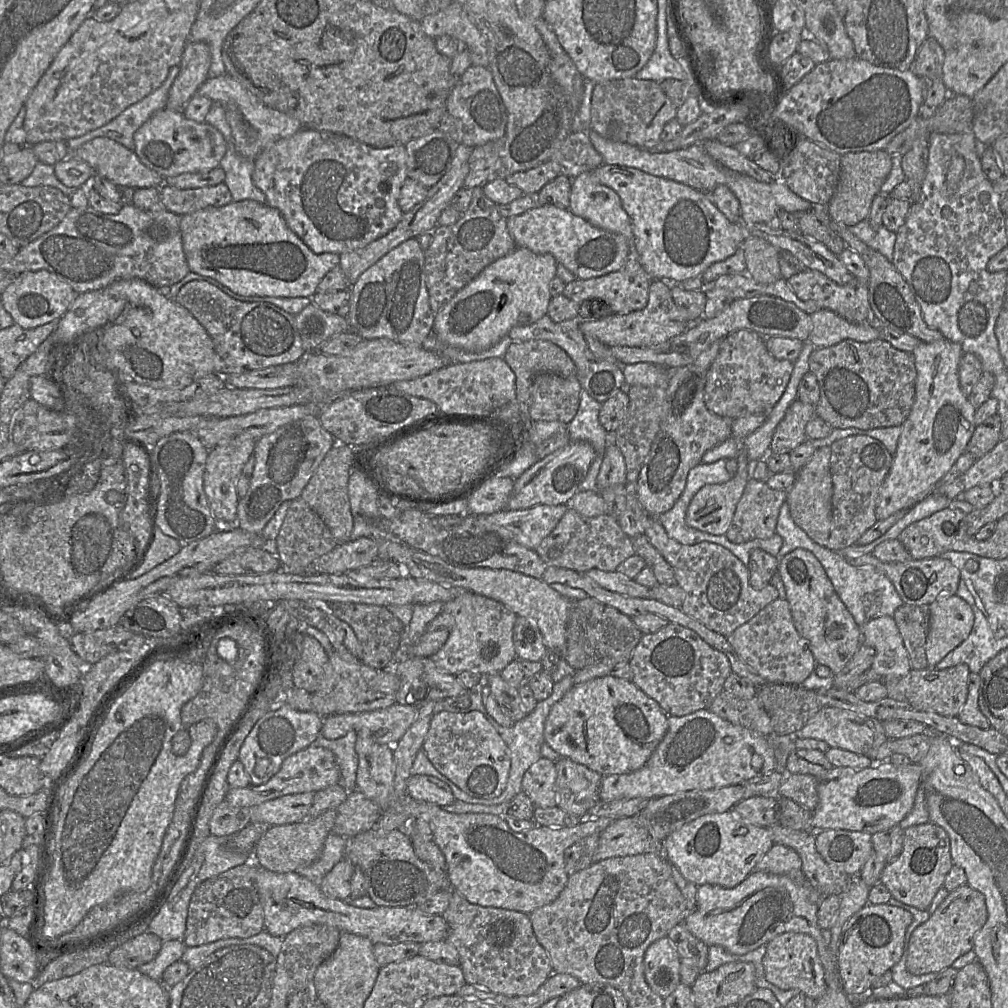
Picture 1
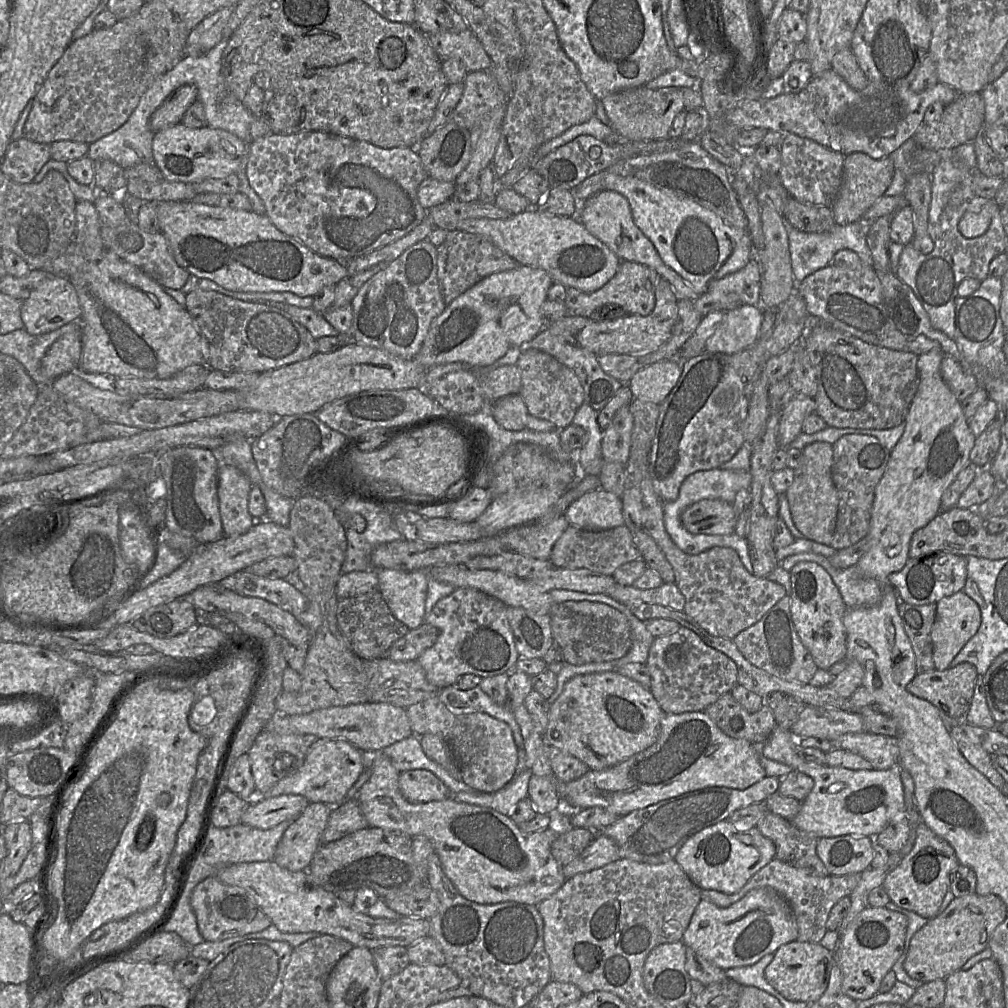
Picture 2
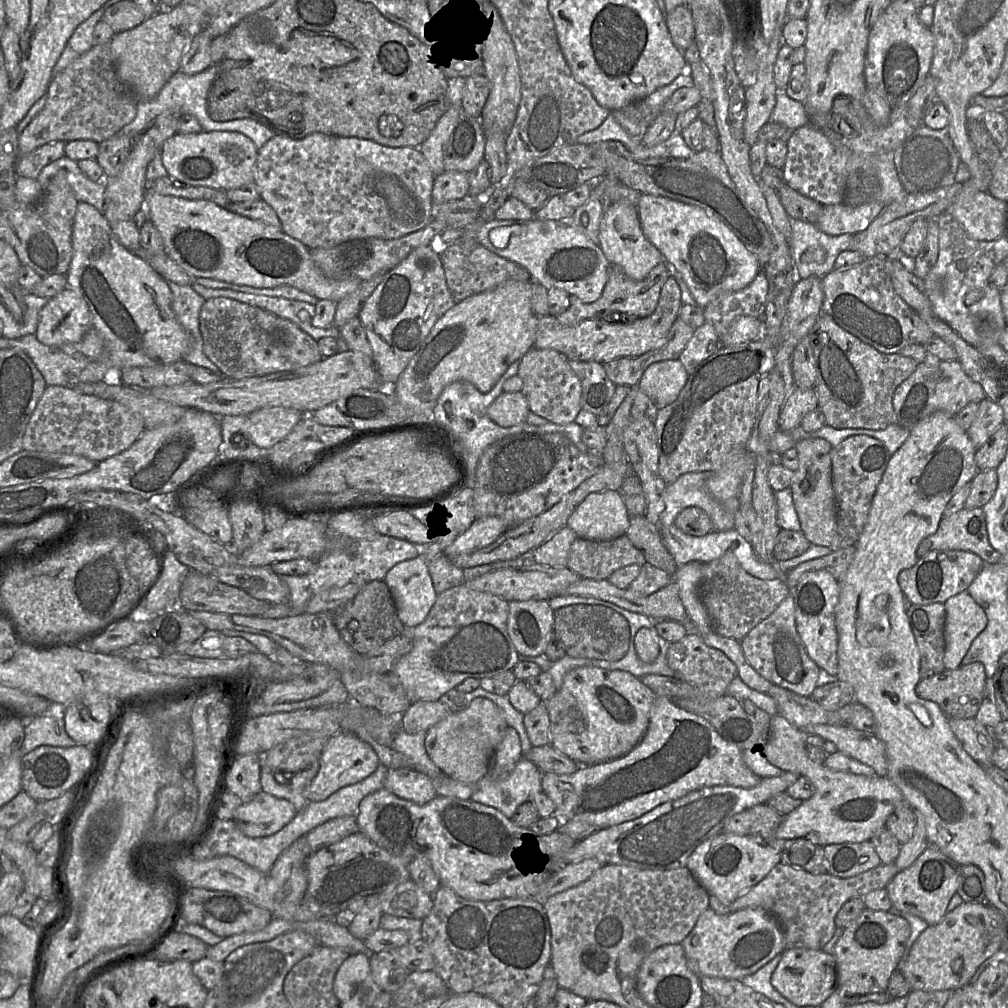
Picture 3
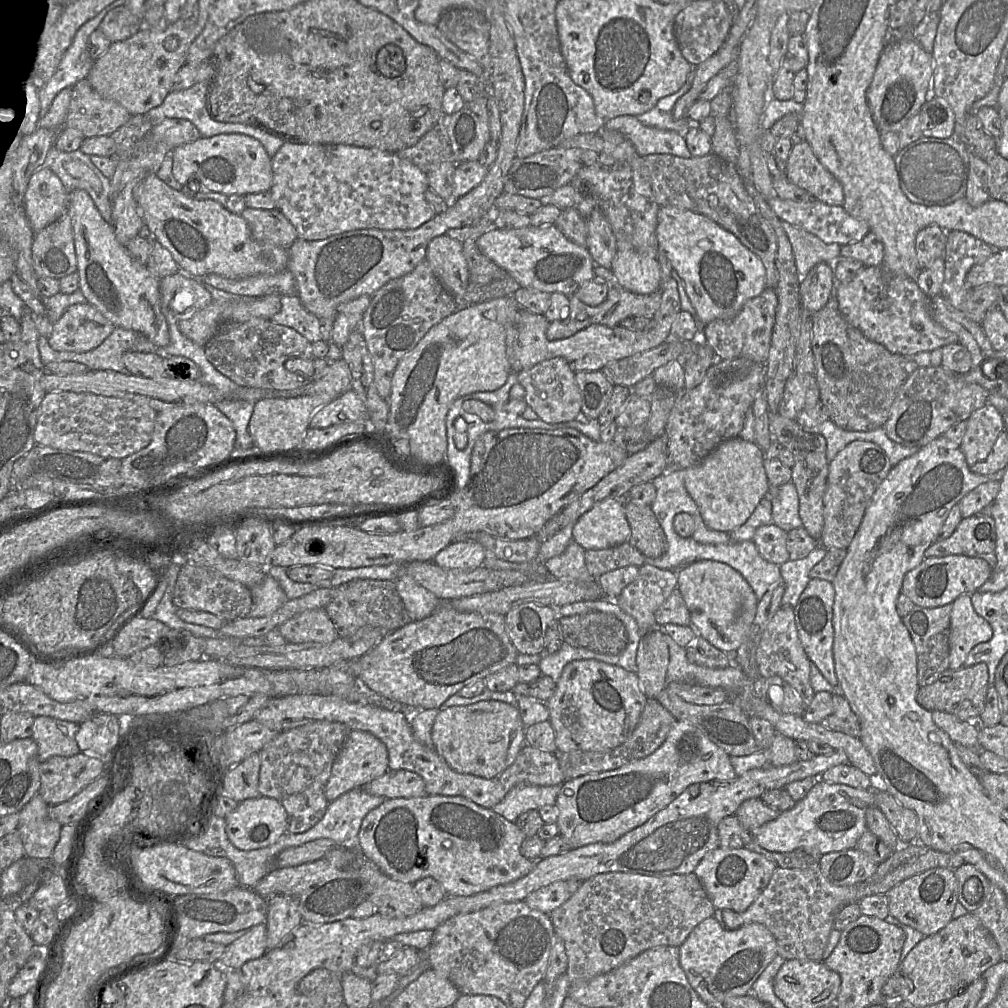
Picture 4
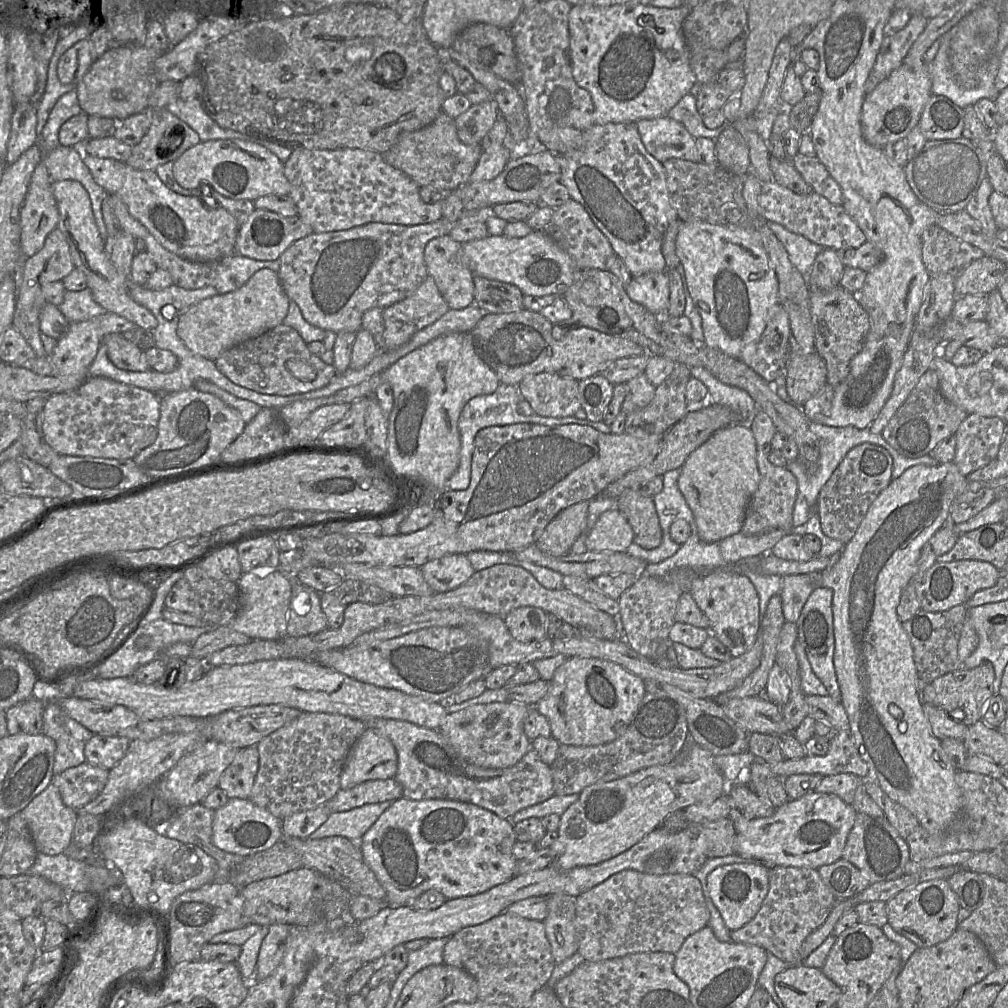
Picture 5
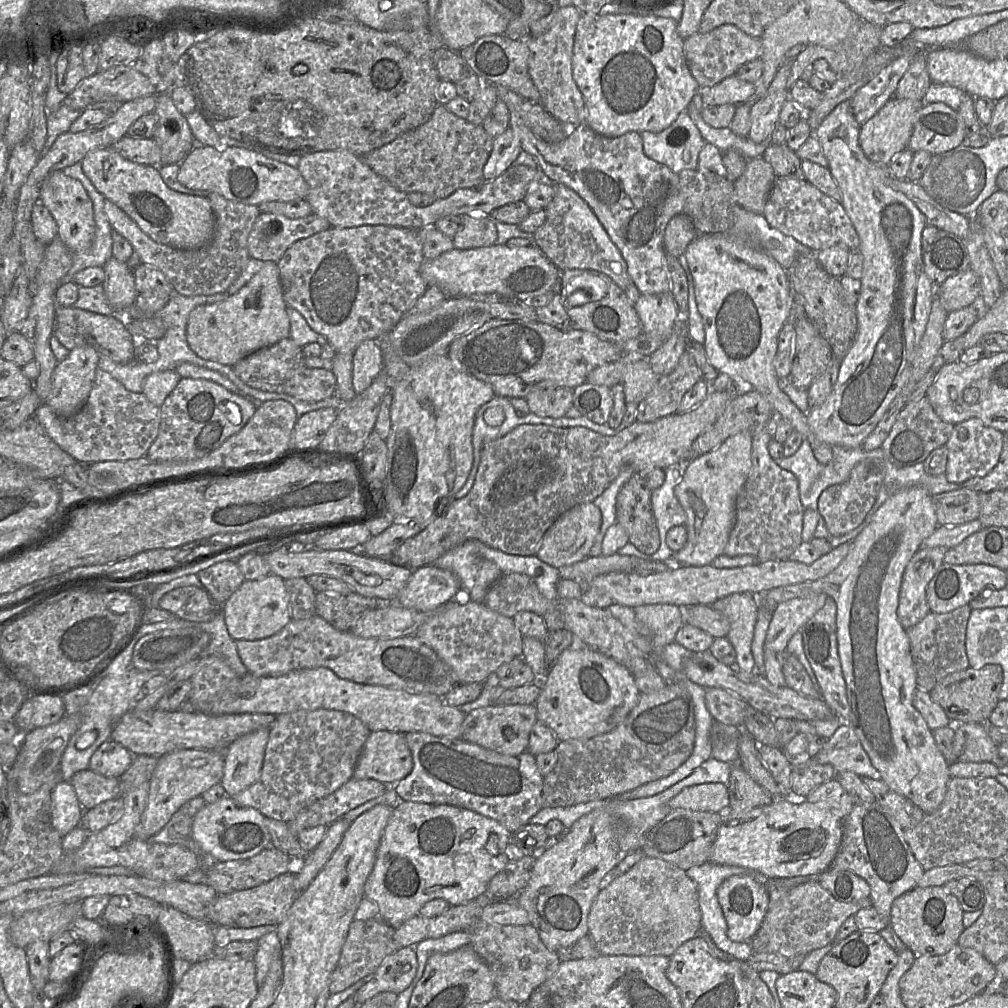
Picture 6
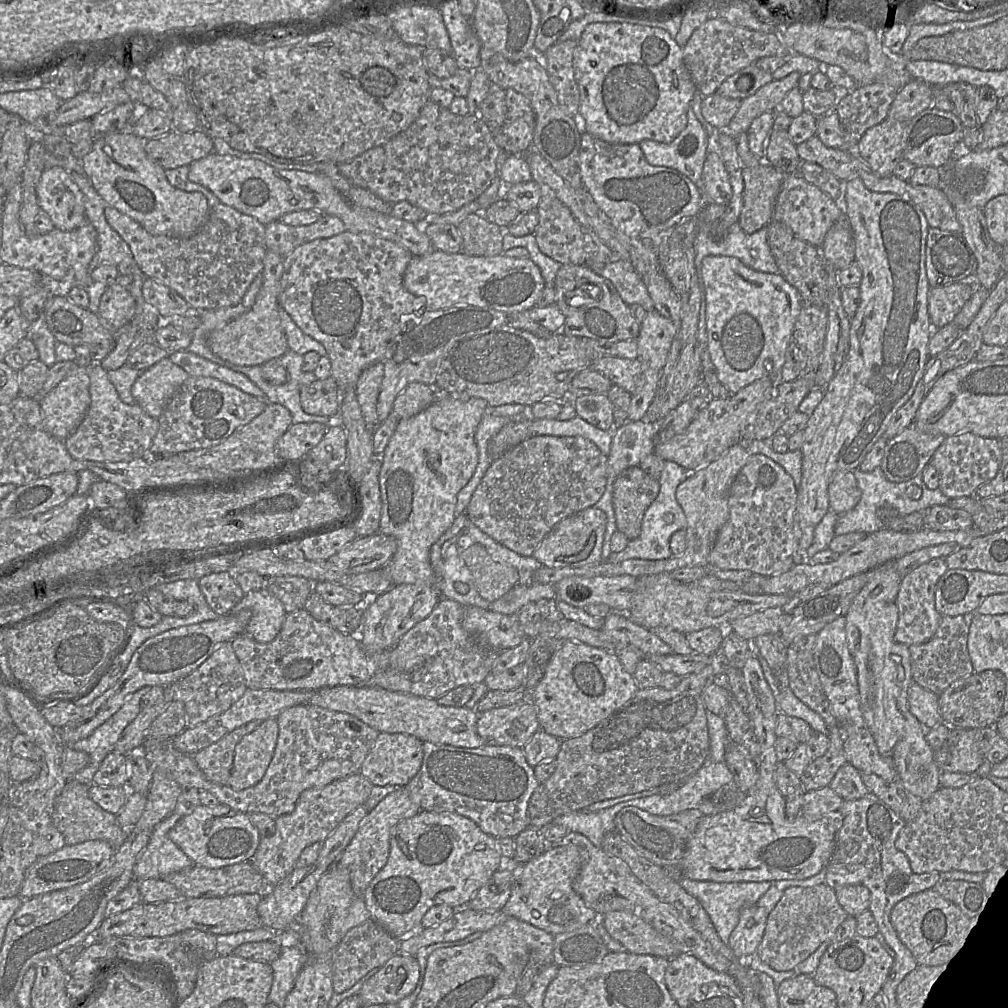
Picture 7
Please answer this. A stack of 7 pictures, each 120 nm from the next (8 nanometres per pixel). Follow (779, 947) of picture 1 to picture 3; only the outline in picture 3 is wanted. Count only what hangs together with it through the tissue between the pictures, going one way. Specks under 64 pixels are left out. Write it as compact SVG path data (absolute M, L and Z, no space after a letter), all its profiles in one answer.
M785 949L771 976L771 984L785 999L798 1007L820 1006L837 990L837 964L833 954L823 950Z

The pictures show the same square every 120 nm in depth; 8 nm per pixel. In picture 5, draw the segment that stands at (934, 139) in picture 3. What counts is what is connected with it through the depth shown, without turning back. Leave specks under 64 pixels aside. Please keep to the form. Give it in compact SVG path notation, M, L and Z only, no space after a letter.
M927 140L917 155L903 167L906 180L917 198L940 214L965 210L977 193L981 182L988 177L983 152L970 140Z

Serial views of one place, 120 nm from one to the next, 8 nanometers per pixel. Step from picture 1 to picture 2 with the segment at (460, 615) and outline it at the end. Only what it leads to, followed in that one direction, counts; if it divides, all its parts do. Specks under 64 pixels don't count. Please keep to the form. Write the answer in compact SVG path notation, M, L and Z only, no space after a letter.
M456 588L437 602L424 621L438 628L439 636L433 646L426 649L417 659L425 671L427 680L438 690L454 685L465 674L481 678L510 673L520 659L513 633L508 621L508 606L495 597L474 588Z

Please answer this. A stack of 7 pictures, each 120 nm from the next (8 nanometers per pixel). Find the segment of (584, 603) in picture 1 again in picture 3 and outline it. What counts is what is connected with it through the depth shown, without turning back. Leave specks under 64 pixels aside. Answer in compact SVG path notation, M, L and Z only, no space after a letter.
M572 604L554 610L553 630L561 640L565 655L606 661L622 659L630 643L625 619L601 604Z

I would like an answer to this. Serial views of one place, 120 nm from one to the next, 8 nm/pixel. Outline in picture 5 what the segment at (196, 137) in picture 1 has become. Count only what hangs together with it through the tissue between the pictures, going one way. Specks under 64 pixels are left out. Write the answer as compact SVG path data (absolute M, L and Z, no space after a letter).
M227 139L199 142L186 150L173 163L173 174L184 189L196 191L202 184L209 185L220 194L233 199L255 199L266 195L289 195L291 186L284 174L284 163L263 145L249 140Z

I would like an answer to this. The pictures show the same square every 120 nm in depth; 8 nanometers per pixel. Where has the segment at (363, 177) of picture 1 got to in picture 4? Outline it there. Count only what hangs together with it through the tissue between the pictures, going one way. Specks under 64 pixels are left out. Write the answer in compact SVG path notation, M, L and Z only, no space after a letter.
M285 141L272 157L272 171L270 193L277 209L296 228L298 239L323 240L359 229L411 230L436 215L425 199L425 191L429 188L427 174L396 153L344 144Z

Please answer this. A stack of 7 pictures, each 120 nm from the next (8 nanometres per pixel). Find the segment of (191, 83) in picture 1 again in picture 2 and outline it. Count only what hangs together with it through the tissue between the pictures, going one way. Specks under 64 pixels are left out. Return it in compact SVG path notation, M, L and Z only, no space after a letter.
M184 85L168 96L162 105L152 114L149 121L155 133L182 121L187 109L198 99L195 85Z

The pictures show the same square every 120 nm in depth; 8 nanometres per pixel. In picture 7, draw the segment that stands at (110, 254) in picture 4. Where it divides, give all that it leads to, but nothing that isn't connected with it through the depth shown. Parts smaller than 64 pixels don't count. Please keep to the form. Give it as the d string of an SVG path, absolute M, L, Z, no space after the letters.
M63 167L45 169L36 194L40 209L48 214L55 228L72 231L86 221L84 194Z

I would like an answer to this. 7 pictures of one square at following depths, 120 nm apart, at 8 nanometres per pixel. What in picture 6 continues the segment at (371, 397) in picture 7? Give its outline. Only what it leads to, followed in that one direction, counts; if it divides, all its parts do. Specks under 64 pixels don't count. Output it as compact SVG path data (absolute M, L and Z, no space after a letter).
M376 340L363 341L353 352L352 384L356 394L365 391L383 368L383 355Z

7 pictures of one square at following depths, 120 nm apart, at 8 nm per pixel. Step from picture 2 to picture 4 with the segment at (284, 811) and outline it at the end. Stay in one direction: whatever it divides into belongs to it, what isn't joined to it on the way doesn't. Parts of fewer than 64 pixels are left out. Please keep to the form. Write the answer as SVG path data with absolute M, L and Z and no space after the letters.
M261 795L238 803L225 820L226 833L230 842L241 850L254 850L269 846L288 829L288 814L281 801Z

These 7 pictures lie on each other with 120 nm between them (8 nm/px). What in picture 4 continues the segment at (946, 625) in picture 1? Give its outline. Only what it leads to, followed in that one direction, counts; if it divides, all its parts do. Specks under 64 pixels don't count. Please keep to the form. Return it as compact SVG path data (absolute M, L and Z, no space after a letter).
M962 594L952 602L949 636L949 669L958 670L972 648L993 636L991 625L974 610L971 594Z

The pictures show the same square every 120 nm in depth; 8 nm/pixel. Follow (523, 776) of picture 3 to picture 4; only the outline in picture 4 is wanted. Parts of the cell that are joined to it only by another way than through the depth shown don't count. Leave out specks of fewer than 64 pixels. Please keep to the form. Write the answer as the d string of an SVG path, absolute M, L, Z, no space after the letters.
M519 785L512 788L498 804L492 807L492 810L514 822L520 814L526 811L554 806L559 790L560 785Z

